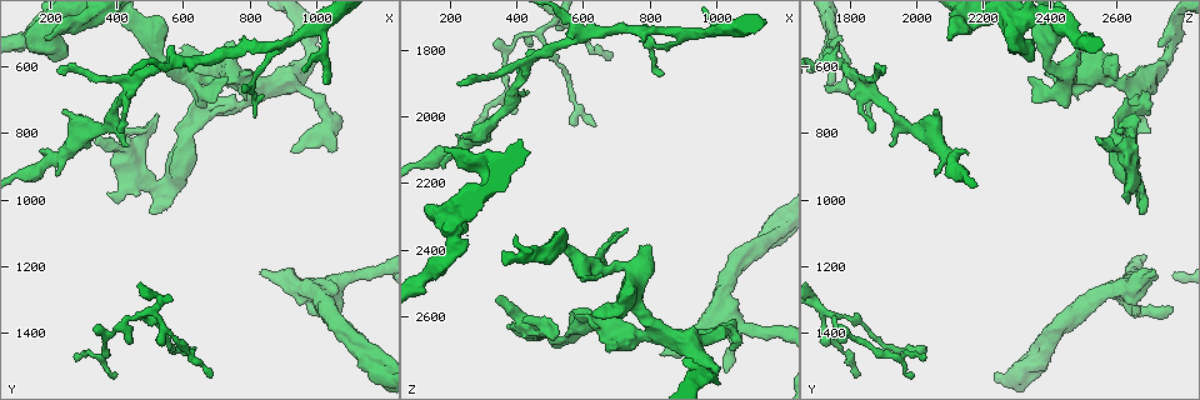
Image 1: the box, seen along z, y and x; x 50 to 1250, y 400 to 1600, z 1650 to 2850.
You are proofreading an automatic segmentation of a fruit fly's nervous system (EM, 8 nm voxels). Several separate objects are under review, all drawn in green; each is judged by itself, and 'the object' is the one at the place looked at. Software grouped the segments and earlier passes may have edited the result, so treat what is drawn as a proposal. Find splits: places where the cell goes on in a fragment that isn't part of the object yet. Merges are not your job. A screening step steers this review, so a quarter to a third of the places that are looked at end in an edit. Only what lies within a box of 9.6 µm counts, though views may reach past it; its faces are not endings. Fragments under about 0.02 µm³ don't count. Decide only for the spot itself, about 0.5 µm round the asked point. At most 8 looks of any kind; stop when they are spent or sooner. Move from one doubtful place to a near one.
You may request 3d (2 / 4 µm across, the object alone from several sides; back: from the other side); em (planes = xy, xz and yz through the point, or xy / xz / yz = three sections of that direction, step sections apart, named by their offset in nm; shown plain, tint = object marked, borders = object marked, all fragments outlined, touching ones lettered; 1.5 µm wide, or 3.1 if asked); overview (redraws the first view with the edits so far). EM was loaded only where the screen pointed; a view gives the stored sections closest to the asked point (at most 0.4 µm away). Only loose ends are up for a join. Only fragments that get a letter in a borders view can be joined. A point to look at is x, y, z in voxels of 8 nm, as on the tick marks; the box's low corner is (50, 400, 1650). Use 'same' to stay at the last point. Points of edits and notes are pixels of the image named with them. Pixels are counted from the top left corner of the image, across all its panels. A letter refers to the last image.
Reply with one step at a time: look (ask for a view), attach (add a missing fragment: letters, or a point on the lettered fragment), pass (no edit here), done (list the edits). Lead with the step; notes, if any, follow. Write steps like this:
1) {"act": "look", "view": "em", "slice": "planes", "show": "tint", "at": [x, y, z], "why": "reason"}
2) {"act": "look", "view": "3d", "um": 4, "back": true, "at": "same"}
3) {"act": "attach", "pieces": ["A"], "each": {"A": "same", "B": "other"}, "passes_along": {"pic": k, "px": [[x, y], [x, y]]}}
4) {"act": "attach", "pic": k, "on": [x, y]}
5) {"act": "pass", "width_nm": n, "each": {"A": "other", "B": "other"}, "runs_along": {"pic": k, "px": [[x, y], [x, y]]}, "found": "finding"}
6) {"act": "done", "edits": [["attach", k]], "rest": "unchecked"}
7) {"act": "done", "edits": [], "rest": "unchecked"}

{"act": "look", "view": "3d", "um": 4, "at": [190, 510, 2090], "why": "free end"}

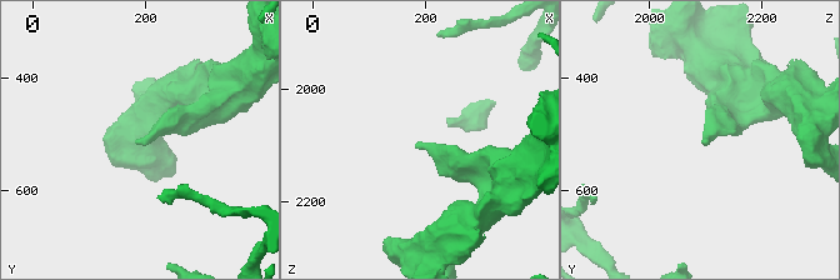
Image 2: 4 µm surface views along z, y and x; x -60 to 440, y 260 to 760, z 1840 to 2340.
{"act": "look", "view": "em", "slice": "planes", "show": "borders", "at": [180, 505, 2100], "why": "need the tissue"}

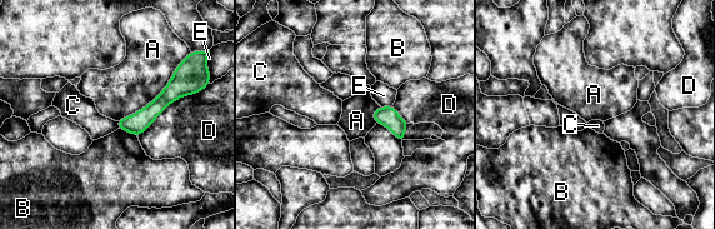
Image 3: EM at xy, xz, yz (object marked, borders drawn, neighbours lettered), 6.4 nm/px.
{"act": "pass", "each": {"A": "other", "B": "other", "C": "other", "D": "other", "E": "other"}, "border": {"pic": 3, "px": [[183, 59], [151, 100], [116, 120]]}, "found": "no lettered fragment goes on from it"}

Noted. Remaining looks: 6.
{"act": "look", "view": "em", "slice": "planes", "show": "borders", "at": [630, 630, 2590], "why": "stops while still wide"}

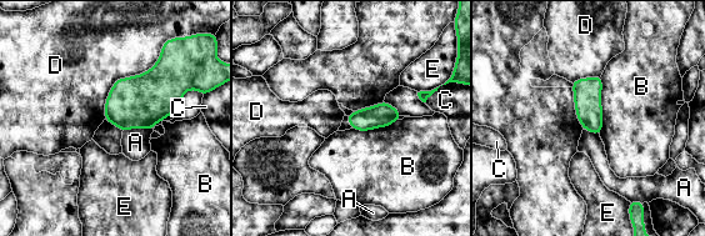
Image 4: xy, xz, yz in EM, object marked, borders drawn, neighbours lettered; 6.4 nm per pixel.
{"act": "pass", "each": {"A": "other", "B": "other", "C": "other", "D": "other", "E": "other"}, "border": {"pic": 4, "px": [[161, 49], [114, 83], [104, 119]]}, "found": "none of them fits"}

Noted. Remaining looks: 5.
{"act": "look", "view": "em", "slice": "planes", "show": "borders", "at": [1030, 1330, 2770], "why": "an open end"}

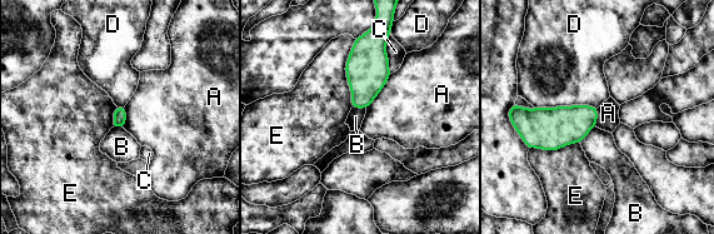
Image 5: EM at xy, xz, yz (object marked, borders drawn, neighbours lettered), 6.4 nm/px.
{"act": "pass", "each": {"A": "other", "B": "other", "C": "other", "D": "other", "E": "other"}, "border": {"pic": 5, "px": [[392, 74], [367, 109]]}, "found": "none of them fits"}

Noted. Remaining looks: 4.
{"act": "done", "edits": [], "rest": "unchecked"}

